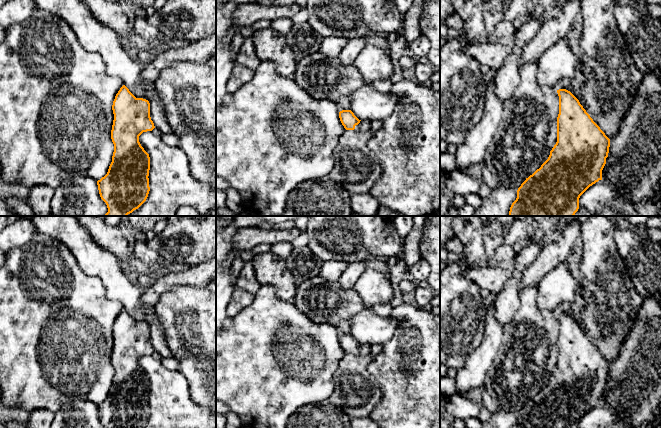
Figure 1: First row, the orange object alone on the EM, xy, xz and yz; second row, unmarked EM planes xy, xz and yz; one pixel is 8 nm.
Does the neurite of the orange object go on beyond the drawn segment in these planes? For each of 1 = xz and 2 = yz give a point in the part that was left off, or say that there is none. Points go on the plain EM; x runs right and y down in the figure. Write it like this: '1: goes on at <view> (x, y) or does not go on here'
1: goes on at xz (365, 349)
2: does not go on here

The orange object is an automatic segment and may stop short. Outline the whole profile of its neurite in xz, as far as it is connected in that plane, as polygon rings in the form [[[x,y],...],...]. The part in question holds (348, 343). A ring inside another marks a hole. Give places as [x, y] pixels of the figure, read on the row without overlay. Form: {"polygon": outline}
{"polygon": [[[351,334],[340,335],[339,342],[346,354],[369,355],[371,352],[370,345],[359,344]]]}

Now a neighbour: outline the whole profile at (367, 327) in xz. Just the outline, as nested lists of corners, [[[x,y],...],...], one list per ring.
[[[366,308],[352,317],[350,334],[361,345],[383,344],[393,336],[400,323],[394,318],[380,317]]]

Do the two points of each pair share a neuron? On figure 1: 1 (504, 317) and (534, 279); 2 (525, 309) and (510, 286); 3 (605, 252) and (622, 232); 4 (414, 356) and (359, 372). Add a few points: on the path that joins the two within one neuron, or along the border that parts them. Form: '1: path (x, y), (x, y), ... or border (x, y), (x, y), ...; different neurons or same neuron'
1: border (533, 262), (523, 273), (518, 285), (519, 295); different neurons
2: border (520, 295), (520, 303), (510, 322); different neurons
3: border (616, 226), (614, 241), (616, 250), (624, 263); different neurons
4: border (373, 357), (368, 372), (380, 390); different neurons

